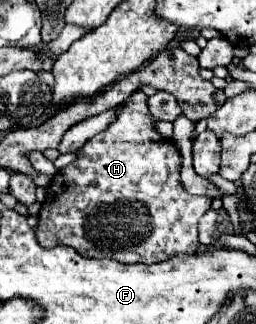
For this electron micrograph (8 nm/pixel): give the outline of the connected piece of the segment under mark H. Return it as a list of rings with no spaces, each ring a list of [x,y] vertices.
[[[135,91],[117,107],[115,121],[105,131],[91,137],[77,151],[77,159],[73,163],[59,169],[47,187],[47,197],[37,217],[39,221],[33,227],[41,247],[67,245],[83,257],[103,257],[123,263],[159,263],[177,253],[197,253],[197,221],[209,211],[211,199],[193,197],[181,187],[179,169],[183,157],[171,139],[169,143],[155,141],[167,137],[163,137],[153,123],[155,119],[147,107],[147,95],[143,91]]]

